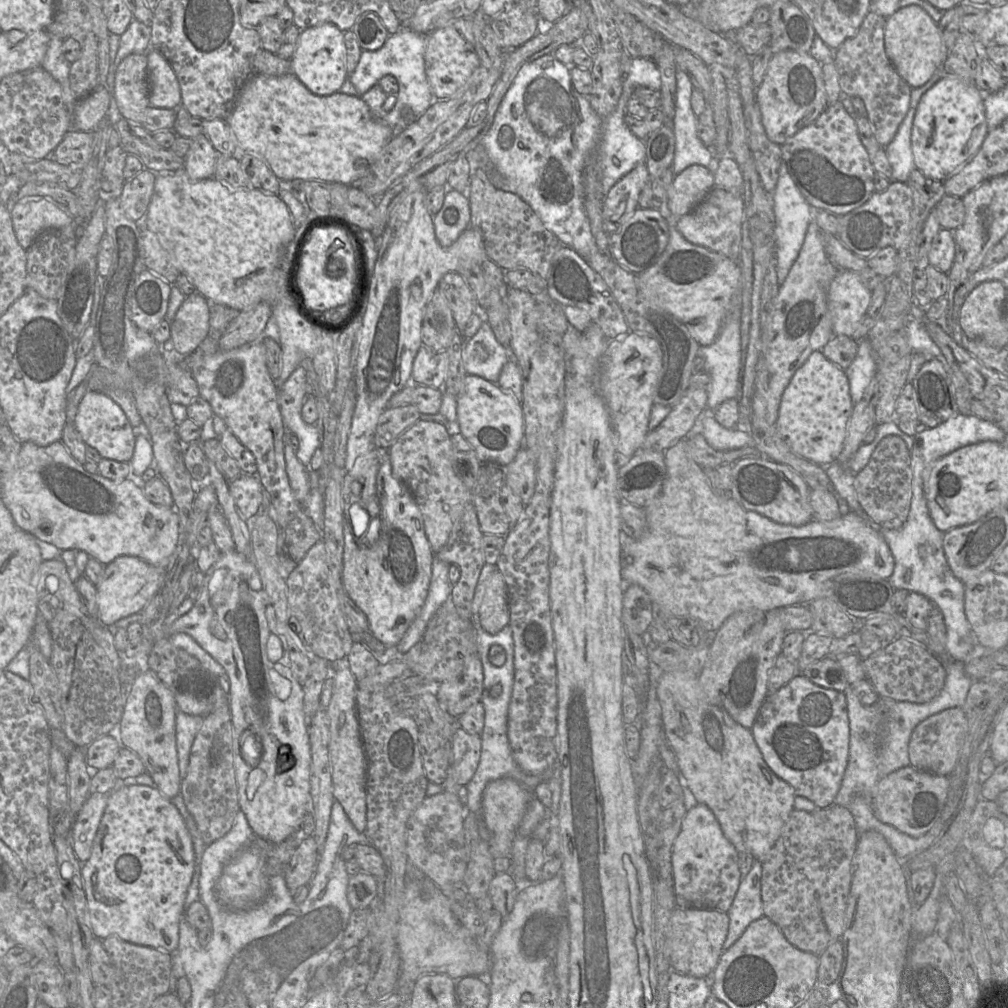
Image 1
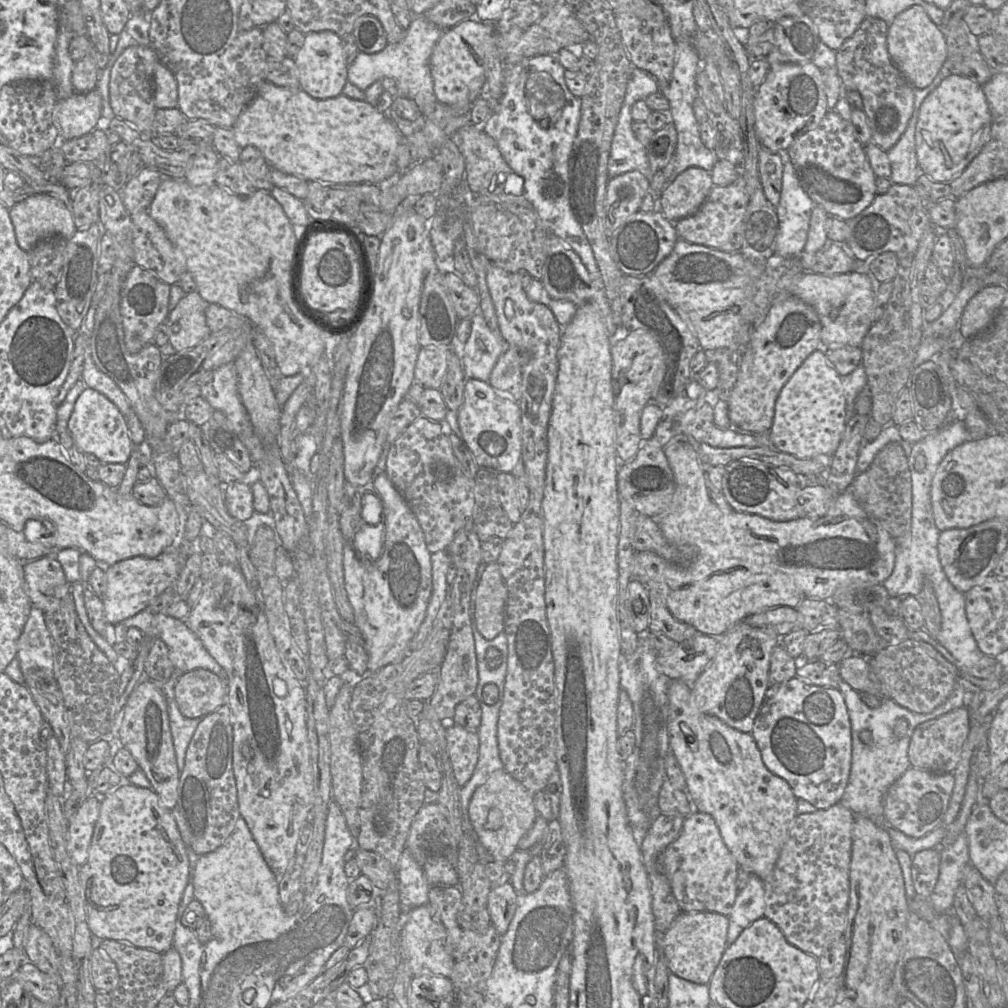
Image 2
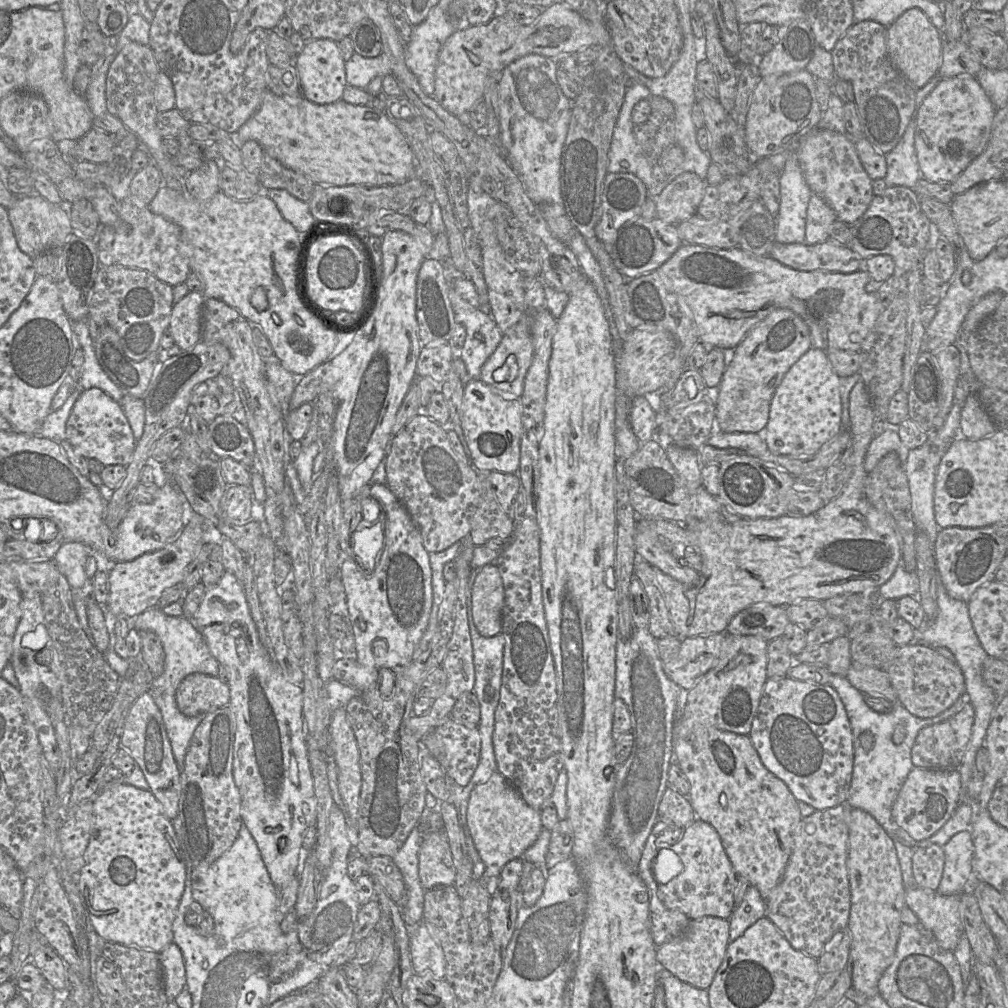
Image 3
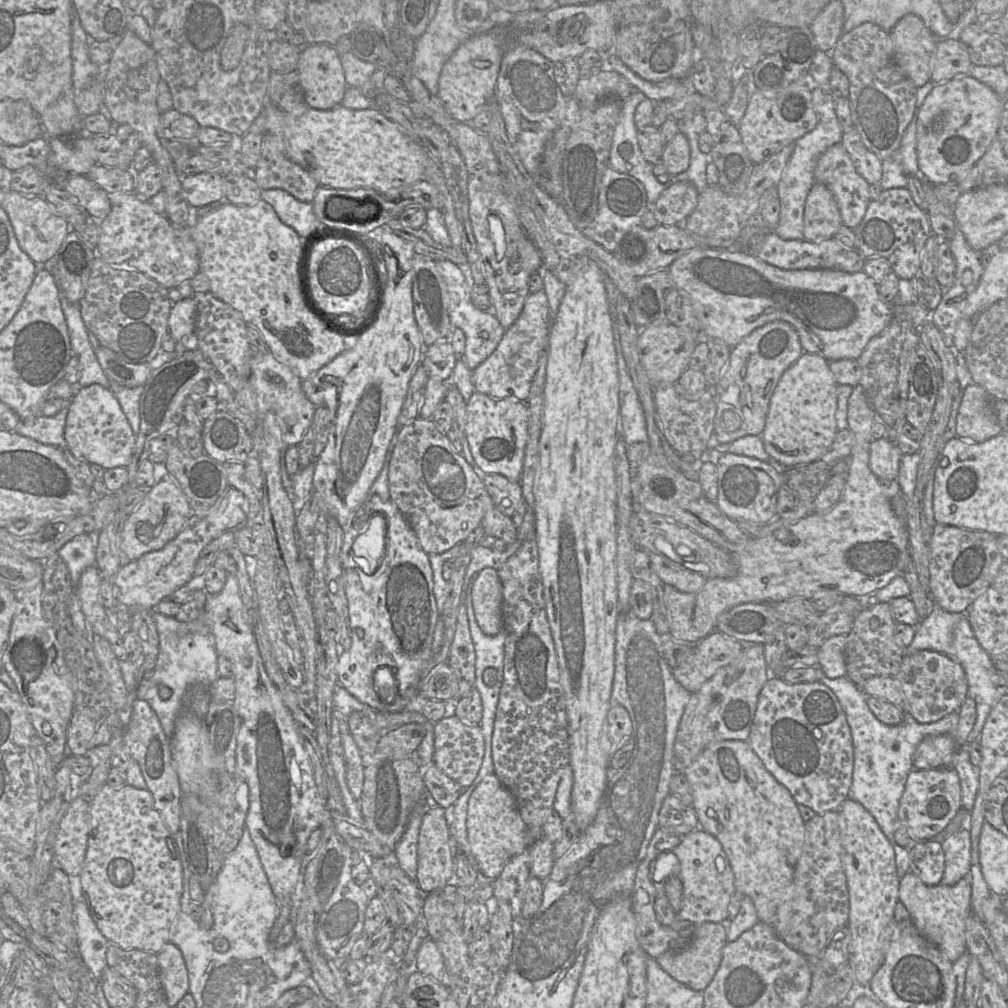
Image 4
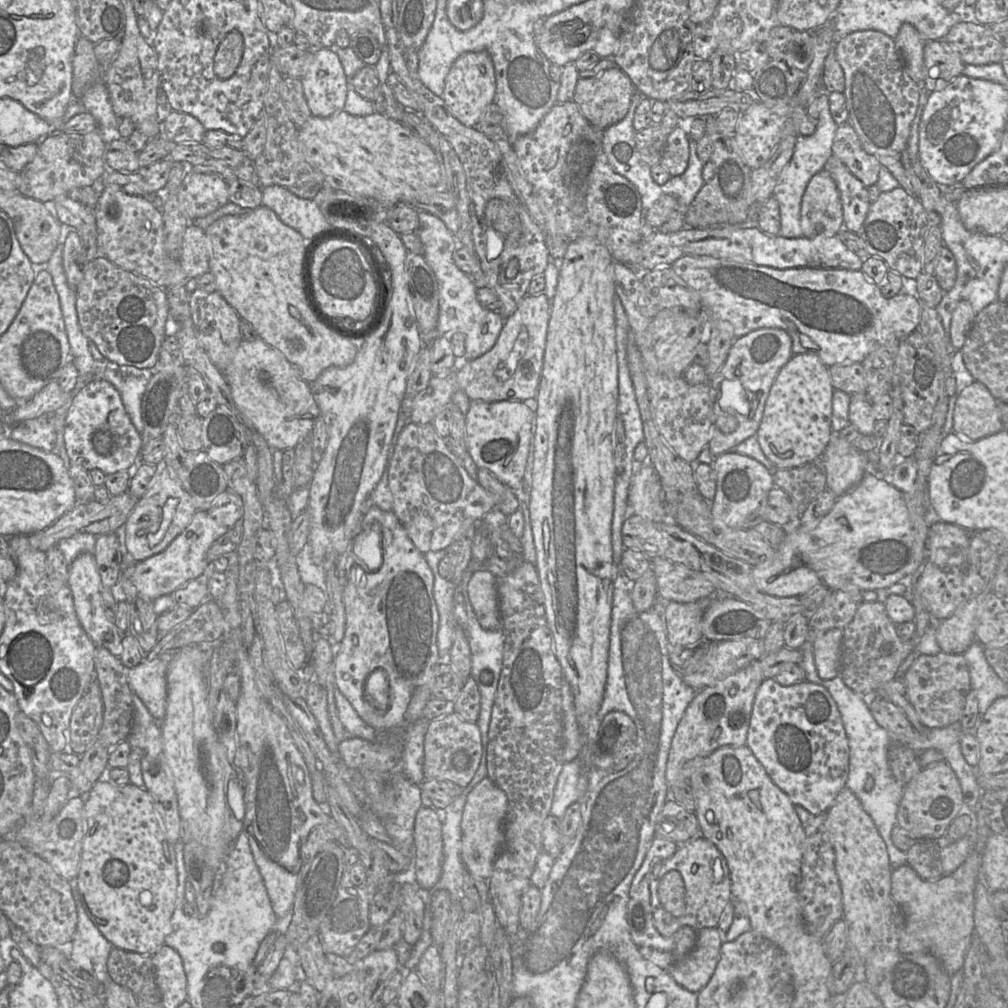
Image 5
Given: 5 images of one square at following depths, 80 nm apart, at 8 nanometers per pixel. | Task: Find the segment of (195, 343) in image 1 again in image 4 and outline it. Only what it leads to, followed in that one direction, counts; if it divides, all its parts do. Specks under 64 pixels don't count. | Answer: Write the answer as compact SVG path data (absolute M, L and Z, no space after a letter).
M193 296L172 304L168 317L168 332L175 342L183 338L194 338L196 302Z

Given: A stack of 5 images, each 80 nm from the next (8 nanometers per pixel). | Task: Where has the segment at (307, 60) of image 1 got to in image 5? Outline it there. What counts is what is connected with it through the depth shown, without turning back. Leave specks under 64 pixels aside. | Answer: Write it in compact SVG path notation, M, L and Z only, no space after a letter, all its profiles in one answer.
M311 48L311 61L301 80L312 115L329 117L343 110L349 82L334 49Z

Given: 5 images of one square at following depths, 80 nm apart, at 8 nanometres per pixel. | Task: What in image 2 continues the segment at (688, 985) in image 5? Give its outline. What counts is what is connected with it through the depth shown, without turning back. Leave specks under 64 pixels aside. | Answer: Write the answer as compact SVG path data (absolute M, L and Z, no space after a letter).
M681 912L658 941L670 973L696 984L708 984L727 947L728 927L728 916L716 912Z

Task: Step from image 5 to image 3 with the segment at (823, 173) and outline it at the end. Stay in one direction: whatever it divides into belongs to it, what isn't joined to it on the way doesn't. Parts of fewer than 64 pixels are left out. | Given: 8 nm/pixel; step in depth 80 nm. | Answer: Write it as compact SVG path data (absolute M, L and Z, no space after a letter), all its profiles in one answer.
M812 194L807 207L805 244L814 245L830 239L830 227L837 219L836 213L826 201Z

